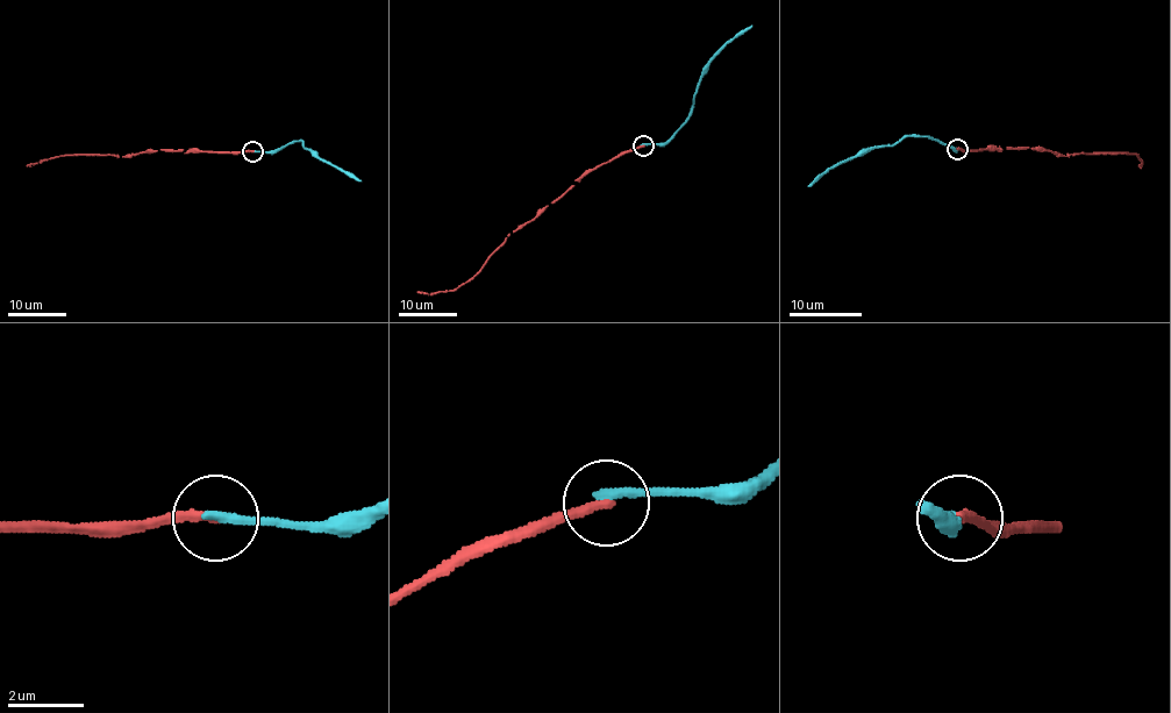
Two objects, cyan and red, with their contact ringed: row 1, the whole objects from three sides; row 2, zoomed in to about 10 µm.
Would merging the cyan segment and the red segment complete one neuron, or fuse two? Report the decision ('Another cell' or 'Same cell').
Another cell

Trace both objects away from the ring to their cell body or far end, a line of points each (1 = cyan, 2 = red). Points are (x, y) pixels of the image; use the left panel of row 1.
1: (251, 151), (272, 151), (301, 141), (313, 154), (362, 180)
2: (251, 151), (147, 150), (119, 157), (65, 154), (26, 166)

